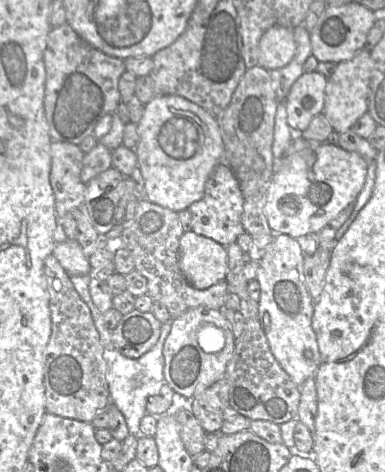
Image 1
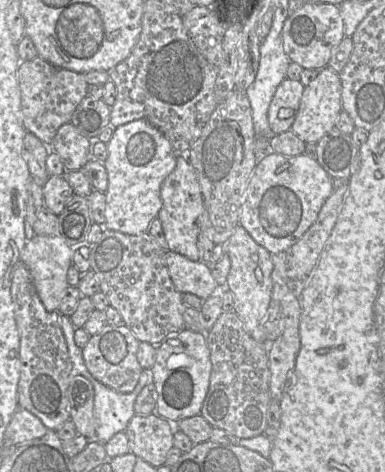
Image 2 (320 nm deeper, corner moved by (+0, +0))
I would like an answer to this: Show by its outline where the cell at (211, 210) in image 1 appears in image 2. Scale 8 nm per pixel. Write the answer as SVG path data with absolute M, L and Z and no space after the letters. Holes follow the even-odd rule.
M179 155L174 170L163 181L160 189L162 207L157 218L162 224L166 239L166 249L179 253L192 261L200 260L196 238L199 222L206 210L197 174L186 155Z

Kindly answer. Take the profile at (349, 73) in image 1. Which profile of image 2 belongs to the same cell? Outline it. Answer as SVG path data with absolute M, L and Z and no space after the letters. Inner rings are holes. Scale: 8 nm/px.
M326 66L301 96L291 131L305 143L317 143L335 129L342 111L342 85L339 73Z

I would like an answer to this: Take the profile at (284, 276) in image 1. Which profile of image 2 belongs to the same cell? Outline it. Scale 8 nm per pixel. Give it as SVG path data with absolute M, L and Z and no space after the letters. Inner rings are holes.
M240 225L225 244L231 267L227 276L226 287L233 294L234 312L241 319L246 332L259 343L266 343L263 333L263 319L271 303L273 271L272 254L259 245Z

